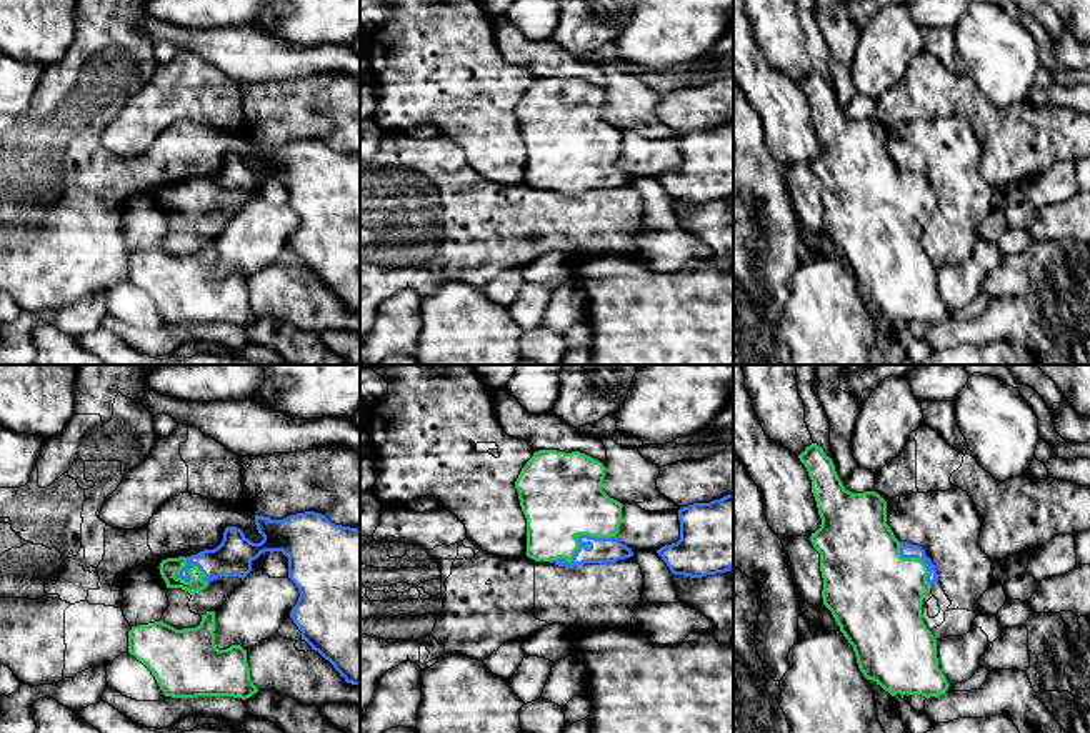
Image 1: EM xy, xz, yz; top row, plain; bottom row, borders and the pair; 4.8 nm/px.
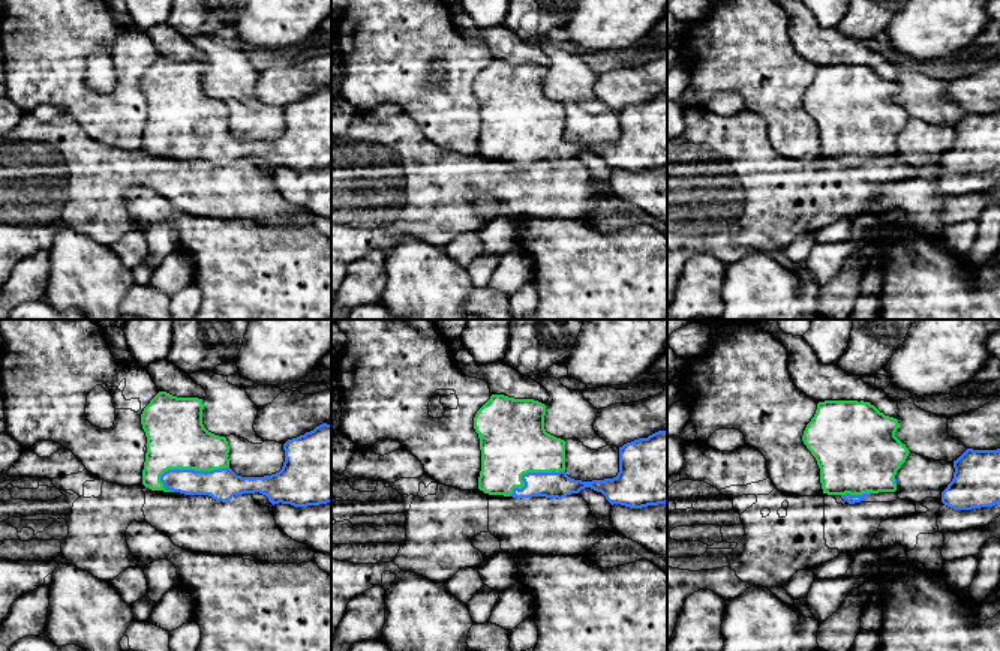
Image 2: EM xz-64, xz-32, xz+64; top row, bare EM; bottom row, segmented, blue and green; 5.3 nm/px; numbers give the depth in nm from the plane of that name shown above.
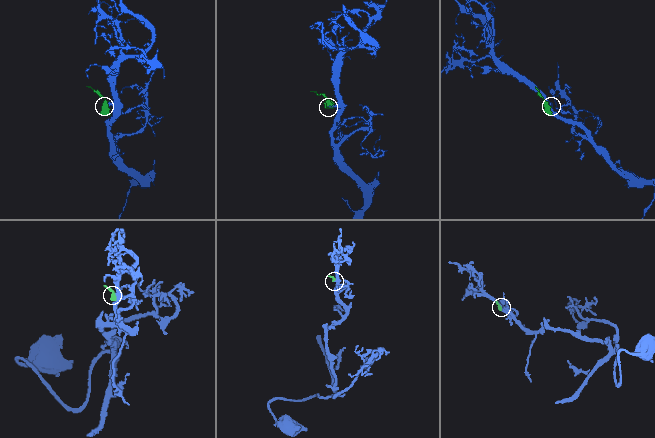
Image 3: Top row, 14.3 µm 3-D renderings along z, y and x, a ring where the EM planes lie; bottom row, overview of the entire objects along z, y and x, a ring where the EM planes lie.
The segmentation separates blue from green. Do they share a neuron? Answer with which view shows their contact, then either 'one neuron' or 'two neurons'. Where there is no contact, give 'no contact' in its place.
xz | one neuron

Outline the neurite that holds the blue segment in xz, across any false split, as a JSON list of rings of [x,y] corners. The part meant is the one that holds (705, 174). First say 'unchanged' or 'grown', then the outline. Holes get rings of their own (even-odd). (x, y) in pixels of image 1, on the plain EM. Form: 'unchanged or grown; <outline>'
unchanged; [[[733,120],[678,137],[680,167],[657,180],[673,202],[702,205],[733,195]]]

